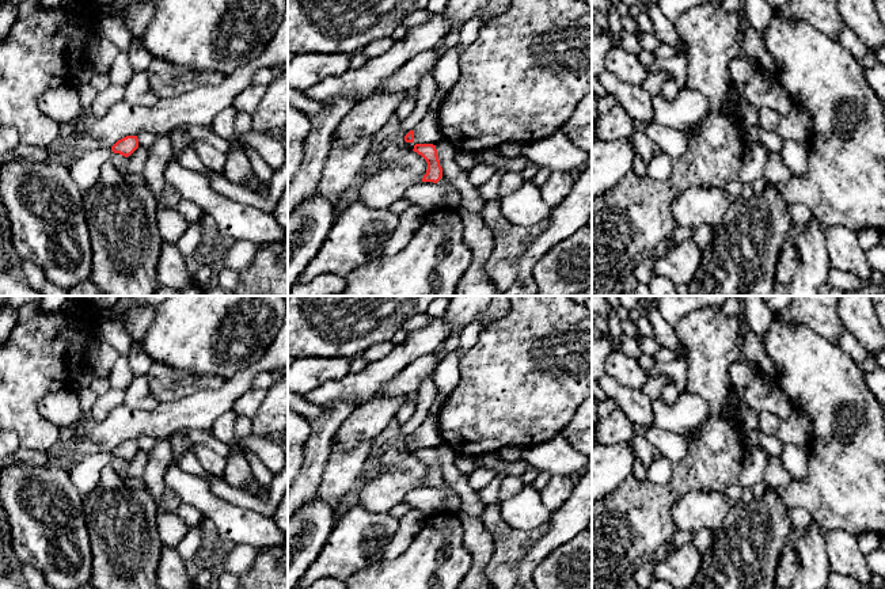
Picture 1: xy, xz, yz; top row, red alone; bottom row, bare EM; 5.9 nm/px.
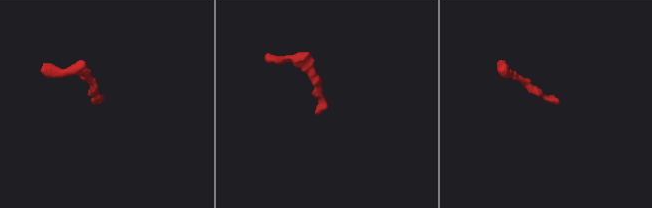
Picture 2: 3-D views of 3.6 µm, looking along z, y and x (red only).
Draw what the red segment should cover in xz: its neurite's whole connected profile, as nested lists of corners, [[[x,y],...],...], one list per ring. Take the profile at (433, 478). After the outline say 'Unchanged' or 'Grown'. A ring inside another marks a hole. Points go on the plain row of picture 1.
[[[415,448],[413,455],[421,459],[428,467],[422,486],[440,487],[447,493],[445,512],[460,520],[464,529],[463,544],[474,556],[471,570],[457,589],[493,589],[483,575],[483,570],[493,555],[494,543],[491,535],[481,518],[463,513],[457,493],[442,479],[436,449]]]. Grown

